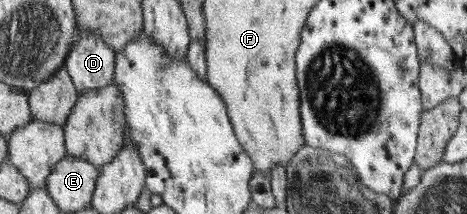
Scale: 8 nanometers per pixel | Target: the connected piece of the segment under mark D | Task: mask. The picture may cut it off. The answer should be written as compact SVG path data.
M80 31L63 68L69 71L79 93L114 82L116 50L95 31Z

